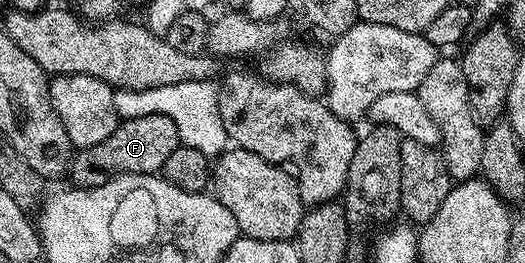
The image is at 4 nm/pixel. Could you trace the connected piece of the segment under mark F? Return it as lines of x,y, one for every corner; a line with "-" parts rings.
151,115
121,119
111,137
99,141
99,145
80,148
74,154
67,175
73,178
73,187
98,187
120,175
157,175
180,143
171,117

